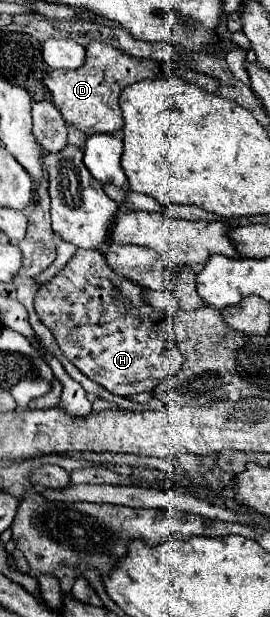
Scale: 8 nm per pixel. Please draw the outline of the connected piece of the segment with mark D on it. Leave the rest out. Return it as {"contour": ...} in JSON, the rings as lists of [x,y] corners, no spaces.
{"contour":[[[91,41],[87,45],[87,61],[79,69],[49,71],[45,75],[45,85],[53,95],[63,119],[87,135],[95,133],[117,133],[123,127],[123,115],[119,107],[119,95],[127,85],[143,79],[157,79],[161,75],[161,61],[139,59],[123,53],[121,49]]]}

